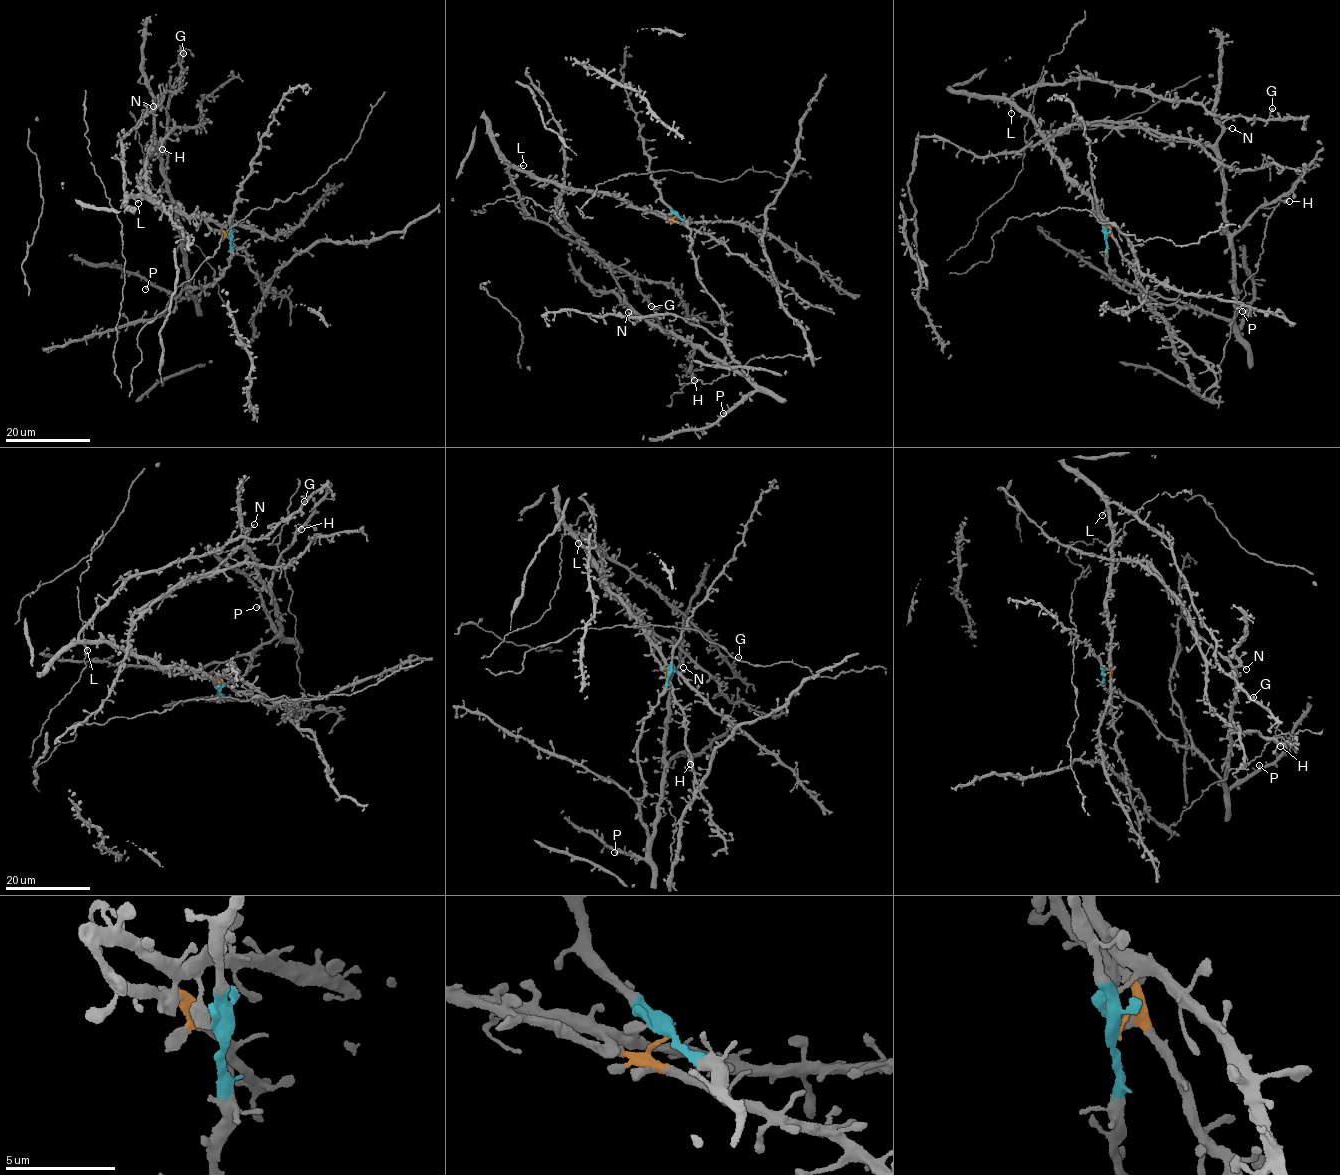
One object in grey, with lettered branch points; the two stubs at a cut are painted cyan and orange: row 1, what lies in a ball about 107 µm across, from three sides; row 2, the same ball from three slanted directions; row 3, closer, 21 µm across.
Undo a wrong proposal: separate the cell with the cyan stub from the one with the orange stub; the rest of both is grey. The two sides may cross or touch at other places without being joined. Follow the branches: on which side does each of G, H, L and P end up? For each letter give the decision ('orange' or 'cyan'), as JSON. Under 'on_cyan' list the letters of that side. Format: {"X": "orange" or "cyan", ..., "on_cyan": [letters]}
{"G": "orange", "H": "cyan", "L": "orange", "P": "cyan", "on_cyan": ["H", "P"]}

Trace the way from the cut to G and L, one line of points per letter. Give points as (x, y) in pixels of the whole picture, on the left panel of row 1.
G: (231, 239), (203, 220), (166, 211), (124, 190), (121, 143), (165, 91), (179, 87), (183, 53)
L: (231, 239), (203, 220), (163, 210), (141, 197), (133, 197), (138, 203)

